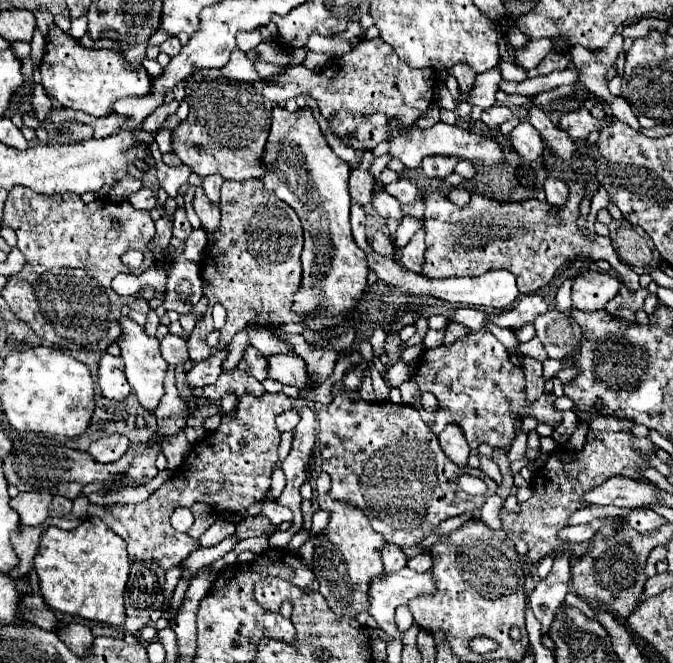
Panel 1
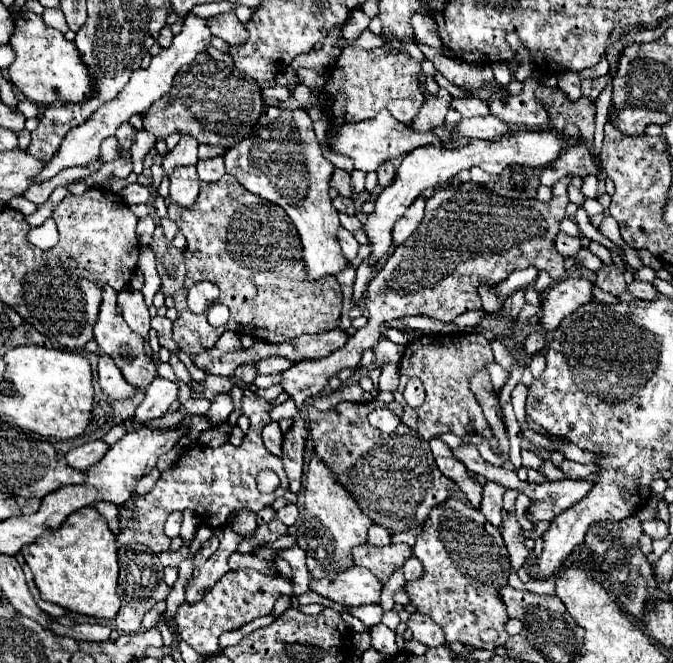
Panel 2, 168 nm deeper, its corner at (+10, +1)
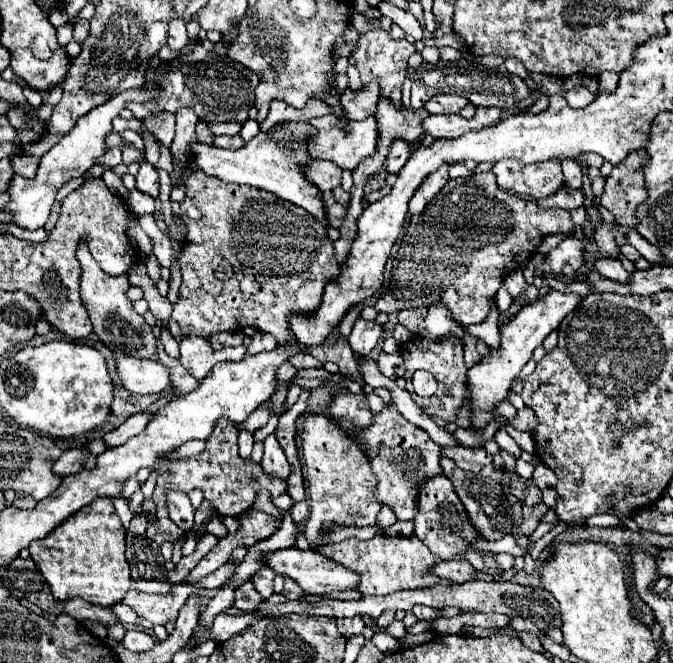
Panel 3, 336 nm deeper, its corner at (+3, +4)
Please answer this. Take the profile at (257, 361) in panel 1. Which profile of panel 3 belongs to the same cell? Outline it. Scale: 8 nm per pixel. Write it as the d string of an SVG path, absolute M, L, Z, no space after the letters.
M296 353L296 355L292 355L288 359L288 363L292 367L296 367L296 369L302 369L302 367L322 367L322 363L318 359L314 359L312 355L308 355L308 353Z

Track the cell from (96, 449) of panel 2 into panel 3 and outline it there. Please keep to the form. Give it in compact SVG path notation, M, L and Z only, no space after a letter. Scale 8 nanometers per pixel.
M76 447L76 449L62 453L62 457L54 465L54 473L58 471L62 477L66 477L70 473L78 473L80 469L84 469L84 459L88 455L90 455L90 451L86 447Z

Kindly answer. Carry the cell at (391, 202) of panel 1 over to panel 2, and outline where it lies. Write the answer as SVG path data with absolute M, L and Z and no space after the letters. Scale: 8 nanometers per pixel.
M335 168L335 170L333 170L333 176L331 176L331 180L329 180L329 186L331 186L333 190L337 190L341 196L349 196L351 190L353 190L351 174Z

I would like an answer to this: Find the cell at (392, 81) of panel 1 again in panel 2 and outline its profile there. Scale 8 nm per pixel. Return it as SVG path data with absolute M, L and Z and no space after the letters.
M345 46L343 54L331 68L331 82L325 88L327 96L345 92L347 96L347 122L357 122L365 118L375 118L383 108L391 112L393 118L407 124L419 112L423 104L423 94L419 90L417 74L421 66L407 52L393 52L387 48L365 50L359 46Z

